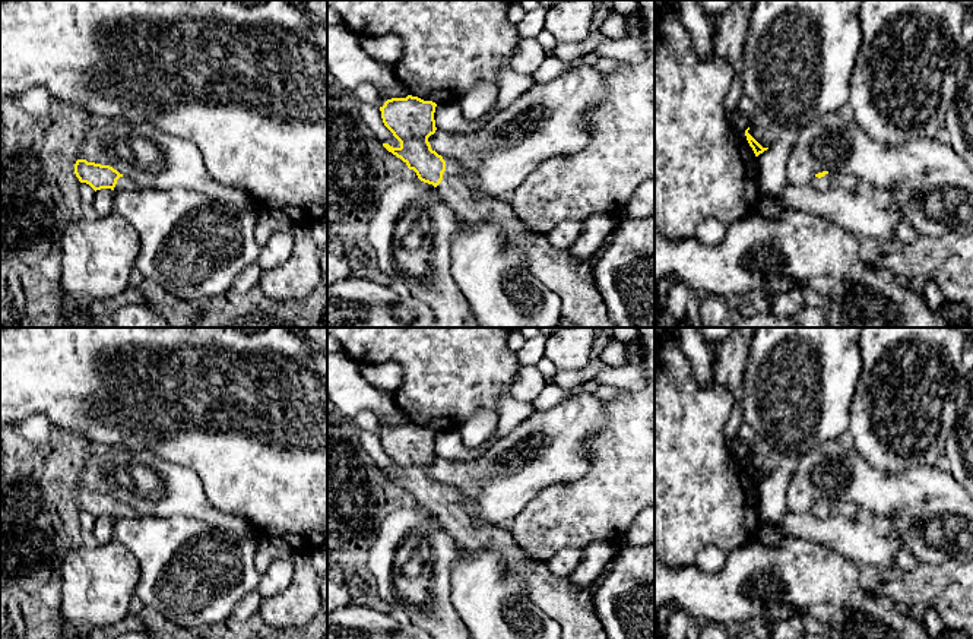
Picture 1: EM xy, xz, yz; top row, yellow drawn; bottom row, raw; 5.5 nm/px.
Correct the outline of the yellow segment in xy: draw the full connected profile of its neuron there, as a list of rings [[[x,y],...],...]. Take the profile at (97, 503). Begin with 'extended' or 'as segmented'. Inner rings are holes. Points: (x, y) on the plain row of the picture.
extended; [[[77,487],[75,502],[80,510],[89,512],[95,519],[101,516],[111,518],[136,518],[139,513],[129,504],[124,504],[110,493]]]

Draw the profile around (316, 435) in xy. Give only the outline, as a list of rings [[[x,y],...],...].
[[[0,328],[0,428],[19,427],[34,414],[96,446],[149,450],[194,471],[215,509],[244,516],[259,534],[285,540],[294,553],[311,556],[327,544],[327,357],[288,328]]]

